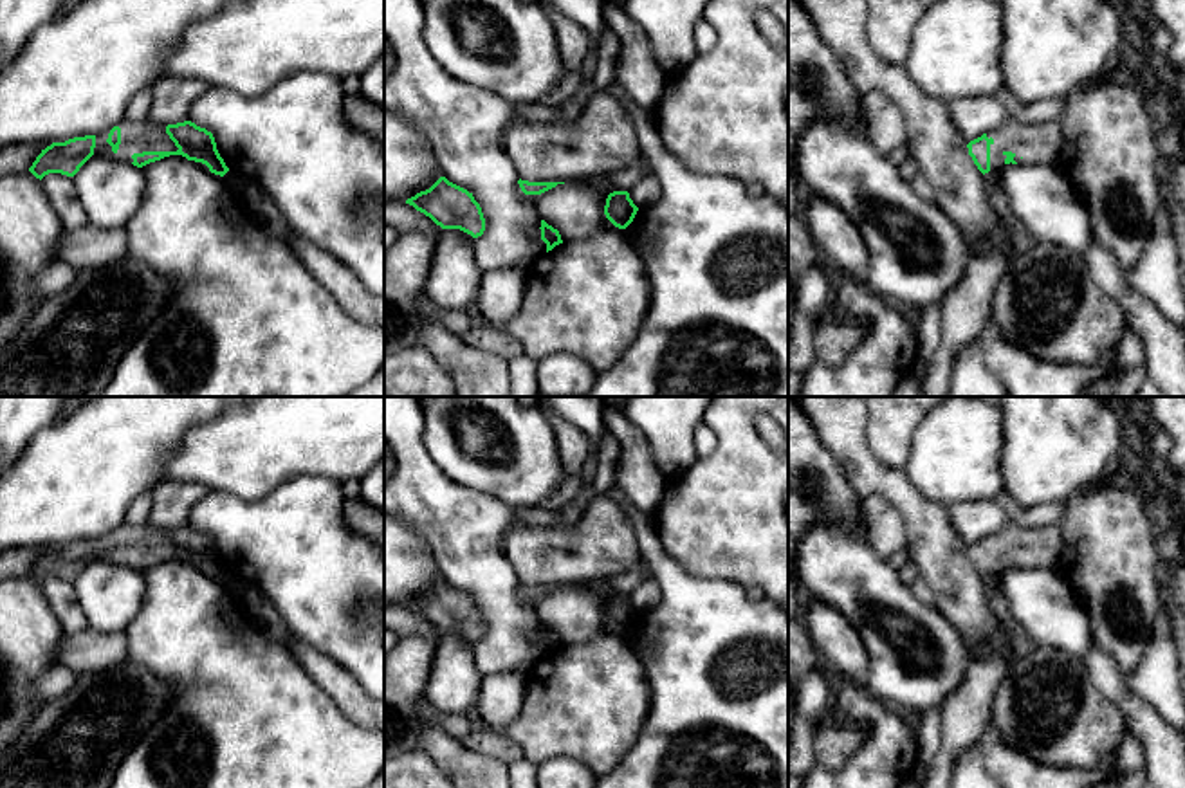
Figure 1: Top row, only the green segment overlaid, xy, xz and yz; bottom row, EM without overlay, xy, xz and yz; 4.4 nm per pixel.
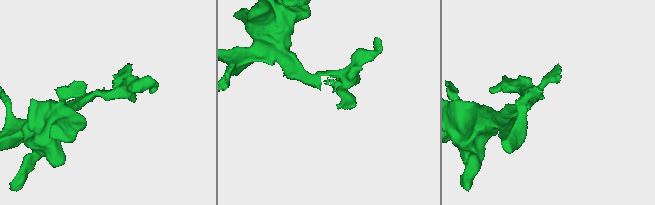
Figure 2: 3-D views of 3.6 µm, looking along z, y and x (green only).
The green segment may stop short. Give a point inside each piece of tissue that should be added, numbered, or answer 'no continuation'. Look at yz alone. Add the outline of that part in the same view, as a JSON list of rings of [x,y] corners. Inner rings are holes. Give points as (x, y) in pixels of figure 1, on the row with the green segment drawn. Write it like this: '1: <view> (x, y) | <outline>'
1: yz (1041, 143) | [[[1008,117],[987,137],[990,144],[990,170],[1005,166],[1006,151],[1012,151],[1017,164],[1053,164],[1062,148],[1062,130],[1057,121],[1024,124]]]

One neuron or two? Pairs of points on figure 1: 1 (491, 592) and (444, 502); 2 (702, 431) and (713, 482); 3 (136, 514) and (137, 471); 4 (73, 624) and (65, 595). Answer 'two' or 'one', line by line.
1: one
2: two
3: two
4: one

